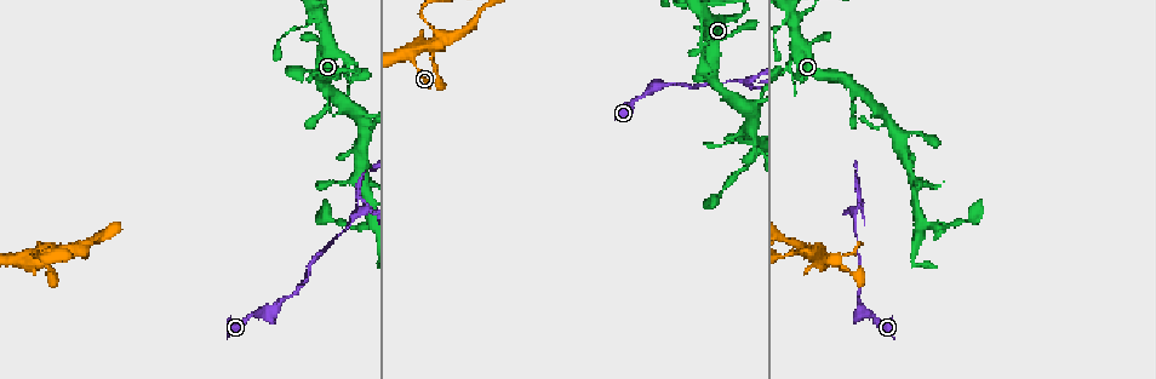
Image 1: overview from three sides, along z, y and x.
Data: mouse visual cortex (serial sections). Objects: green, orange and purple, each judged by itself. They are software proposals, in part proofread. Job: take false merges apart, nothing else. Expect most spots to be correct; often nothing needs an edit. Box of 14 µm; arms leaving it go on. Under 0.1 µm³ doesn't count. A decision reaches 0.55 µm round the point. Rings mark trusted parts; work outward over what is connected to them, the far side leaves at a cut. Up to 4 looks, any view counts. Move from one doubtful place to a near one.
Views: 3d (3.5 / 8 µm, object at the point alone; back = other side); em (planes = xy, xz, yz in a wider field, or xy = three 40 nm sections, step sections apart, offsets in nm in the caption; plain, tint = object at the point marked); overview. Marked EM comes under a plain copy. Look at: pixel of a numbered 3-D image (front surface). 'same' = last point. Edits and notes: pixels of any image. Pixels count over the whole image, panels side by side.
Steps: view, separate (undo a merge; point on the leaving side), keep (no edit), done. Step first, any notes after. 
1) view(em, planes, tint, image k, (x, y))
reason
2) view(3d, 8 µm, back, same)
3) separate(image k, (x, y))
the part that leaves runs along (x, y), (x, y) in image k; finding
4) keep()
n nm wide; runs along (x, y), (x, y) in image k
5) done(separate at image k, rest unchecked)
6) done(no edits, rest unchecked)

view(3d, 3.5 µm, image 1, (668, 86))
sudden change in width

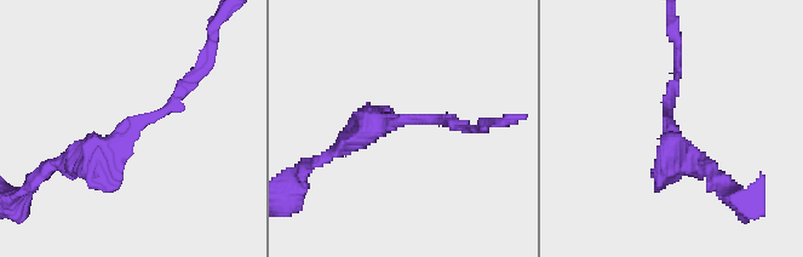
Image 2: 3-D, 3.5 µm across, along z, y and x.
view(em, xy, step 1, tint, image 2, (673, 126))
arms of 150, 300 nm; shape alone is not enough

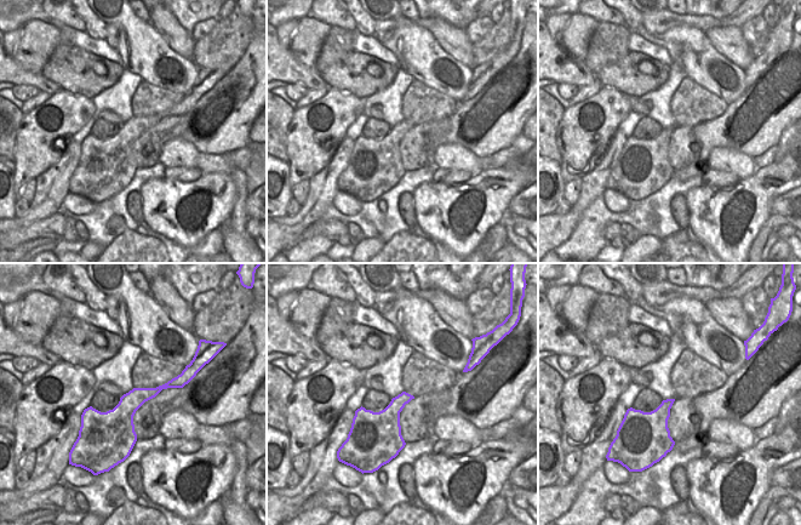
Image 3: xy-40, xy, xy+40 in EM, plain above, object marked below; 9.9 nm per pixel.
keep()
runs along (68, 164), (165, 112), (195, 78) in image 2; one cell here

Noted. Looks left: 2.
view(3d, 3.5 µm, image 1, (852, 211))
abrupt turn

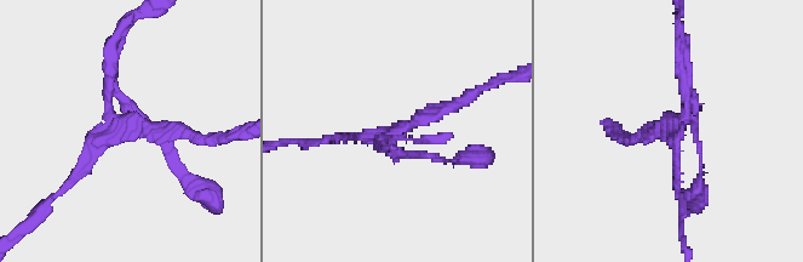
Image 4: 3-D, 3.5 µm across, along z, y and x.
view(em, planes, tint, image 4, (678, 133))
3 arms; arms of 100, 150, 200 nm

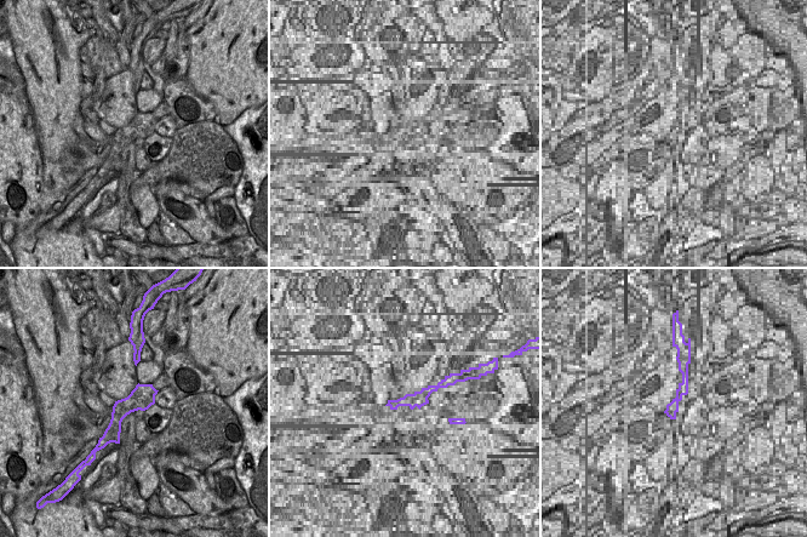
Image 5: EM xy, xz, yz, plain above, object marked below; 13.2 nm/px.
separate(image 4, (682, 40))
320 nm wide; the part that leaves runs along (686, 79), (680, 27) in image 4; a second cell is stuck on

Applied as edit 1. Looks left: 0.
done(separate at image 4, rest unchecked)

